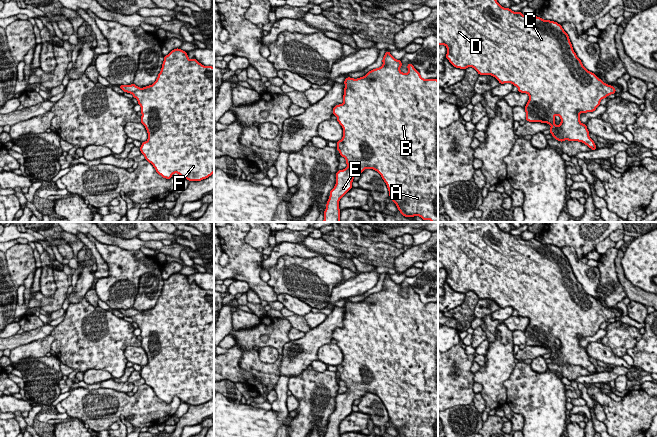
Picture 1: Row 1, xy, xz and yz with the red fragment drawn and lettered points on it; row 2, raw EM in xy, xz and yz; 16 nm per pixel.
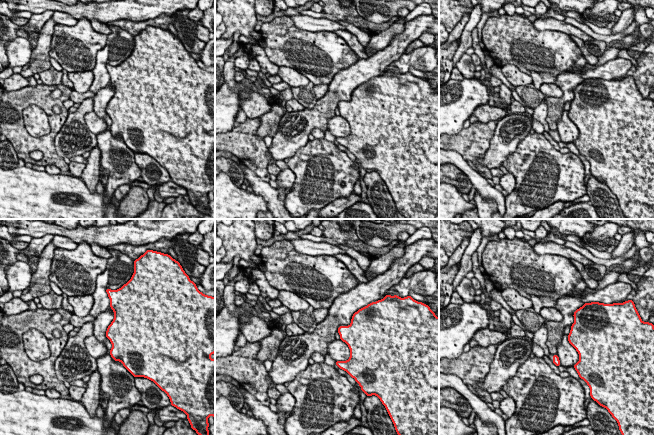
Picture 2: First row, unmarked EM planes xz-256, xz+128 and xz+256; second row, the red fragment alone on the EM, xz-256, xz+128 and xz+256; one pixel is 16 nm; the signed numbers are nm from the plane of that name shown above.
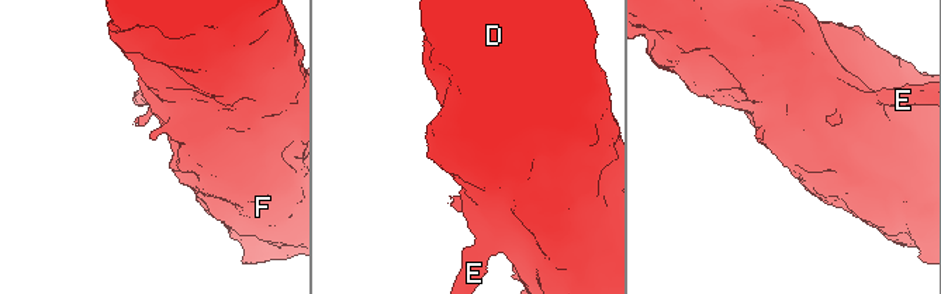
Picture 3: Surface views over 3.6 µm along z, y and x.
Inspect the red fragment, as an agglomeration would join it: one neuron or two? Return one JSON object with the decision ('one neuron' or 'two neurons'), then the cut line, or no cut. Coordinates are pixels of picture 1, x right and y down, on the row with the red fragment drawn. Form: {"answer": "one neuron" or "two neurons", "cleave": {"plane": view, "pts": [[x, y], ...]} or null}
{"answer": "one neuron", "cleave": null}

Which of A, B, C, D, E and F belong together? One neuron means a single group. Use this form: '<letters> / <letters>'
A B C D E F

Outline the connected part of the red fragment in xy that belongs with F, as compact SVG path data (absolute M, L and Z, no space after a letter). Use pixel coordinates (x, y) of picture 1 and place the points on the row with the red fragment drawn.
M177 48L172 50L168 55L164 56L161 71L152 85L143 88L140 88L135 84L126 86L120 85L119 87L124 92L131 93L141 106L141 123L147 130L148 140L142 143L140 151L145 156L145 160L153 165L159 175L163 178L170 179L174 173L178 173L181 178L189 181L201 181L214 173L214 67L204 66L194 58L190 60L187 52Z

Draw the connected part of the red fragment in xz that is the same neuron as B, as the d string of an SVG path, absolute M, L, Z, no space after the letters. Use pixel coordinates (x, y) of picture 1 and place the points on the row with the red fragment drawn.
M387 51L383 57L383 65L380 68L369 71L364 77L357 79L347 77L344 81L344 95L343 104L336 105L333 108L333 115L337 117L337 121L343 128L343 138L337 143L337 150L340 156L346 159L347 167L343 170L339 170L336 173L336 184L330 191L330 196L326 204L324 211L323 222L340 222L340 199L352 189L352 182L355 176L359 176L365 169L376 170L387 185L390 199L396 204L400 213L405 217L419 216L423 220L431 220L432 222L438 222L438 80L437 79L423 79L420 76L414 66L409 63L407 65L408 73L405 74L400 71L402 63L400 60L395 59L389 51Z

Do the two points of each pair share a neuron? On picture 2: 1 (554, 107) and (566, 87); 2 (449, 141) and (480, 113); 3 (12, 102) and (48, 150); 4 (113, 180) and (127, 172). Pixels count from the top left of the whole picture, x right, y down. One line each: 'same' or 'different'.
1: same
2: different
3: same
4: same

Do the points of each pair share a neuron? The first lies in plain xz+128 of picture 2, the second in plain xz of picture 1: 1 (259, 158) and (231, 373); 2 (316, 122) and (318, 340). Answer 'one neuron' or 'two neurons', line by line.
1: one neuron
2: one neuron

